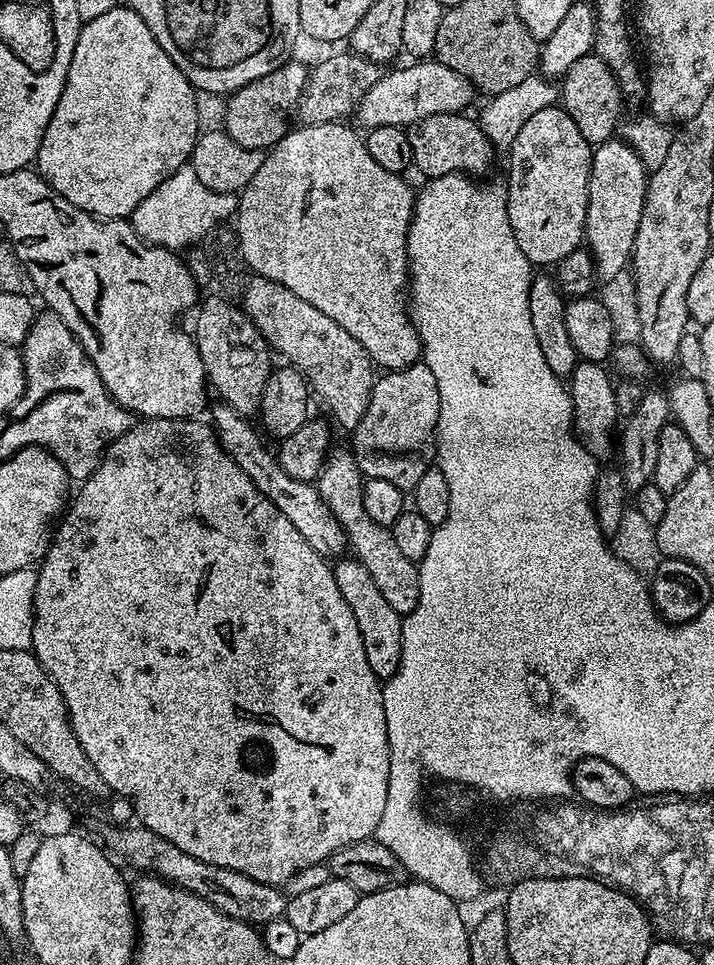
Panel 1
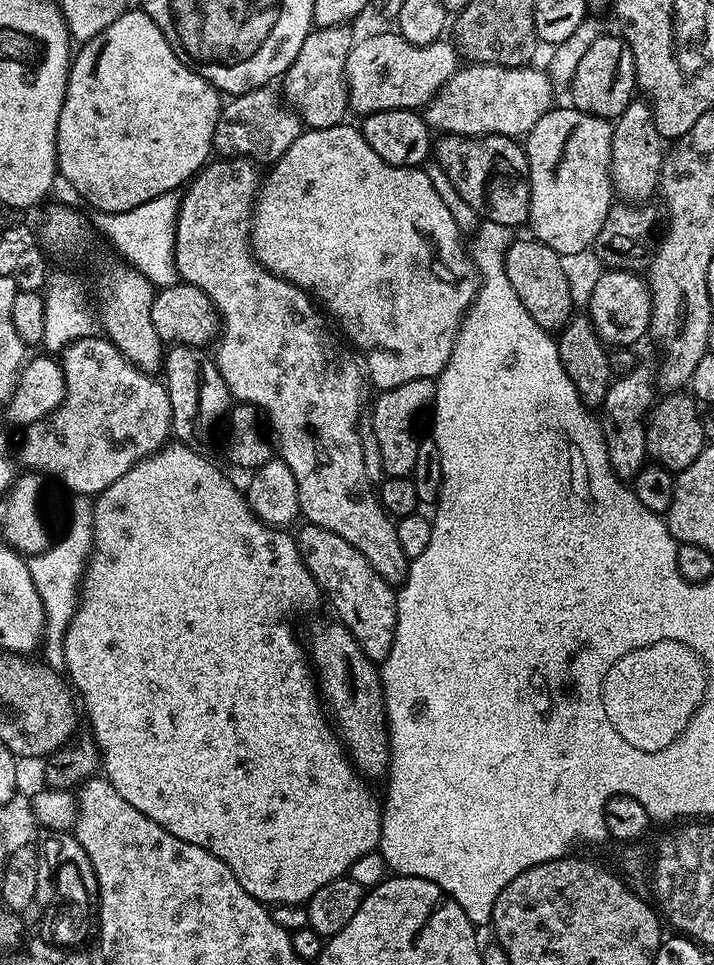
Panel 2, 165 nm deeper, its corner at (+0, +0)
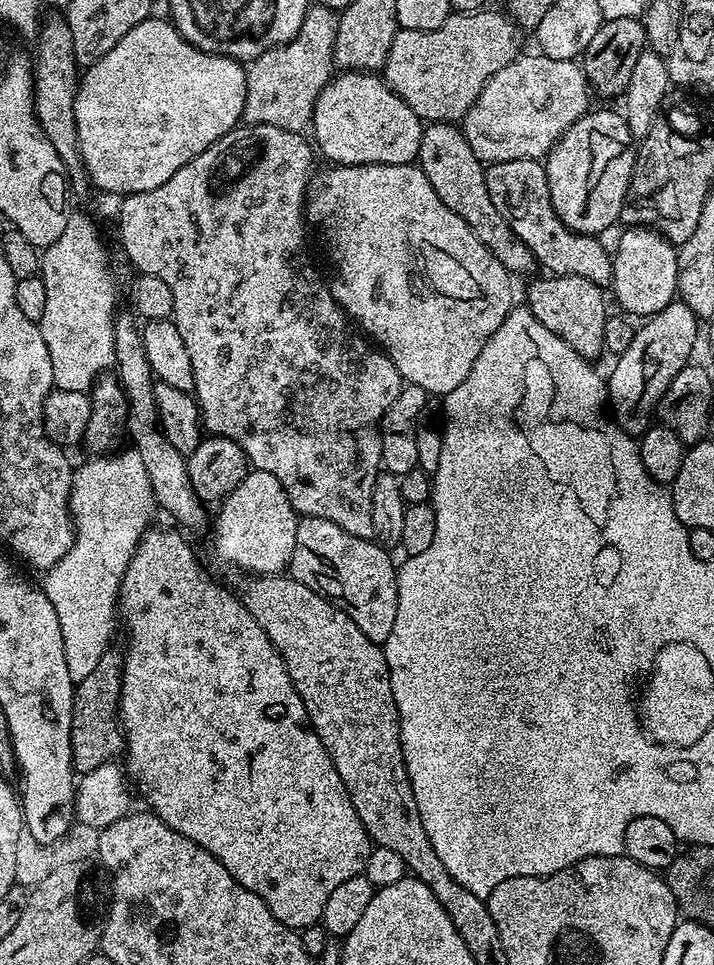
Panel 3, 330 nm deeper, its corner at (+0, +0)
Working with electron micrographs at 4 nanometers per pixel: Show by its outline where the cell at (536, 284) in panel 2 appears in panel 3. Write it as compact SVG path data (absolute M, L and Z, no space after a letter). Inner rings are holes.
M452 122L425 123L418 167L426 174L426 178L430 178L434 194L438 194L438 198L442 198L442 202L446 202L446 206L450 206L450 210L454 210L454 214L458 214L458 218L462 218L462 222L474 230L474 238L478 238L478 242L482 242L482 246L486 246L486 250L490 250L490 254L494 254L494 258L506 266L509 274L537 271L536 259L526 242L522 242L518 234L510 230L506 218L502 218L494 202L490 202L485 165L476 157L474 150L470 150L463 127Z

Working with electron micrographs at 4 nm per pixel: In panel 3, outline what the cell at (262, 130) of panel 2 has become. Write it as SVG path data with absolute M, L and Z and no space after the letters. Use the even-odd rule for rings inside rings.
M319 2L313 3L309 7L306 18L302 22L302 26L298 30L298 34L294 34L294 38L290 38L290 42L274 46L270 50L266 50L261 54L257 60L251 61L247 65L246 71L248 77L246 78L246 102L244 103L244 115L242 117L245 125L261 124L262 126L282 126L282 130L290 130L291 132L303 133L305 129L312 123L312 111L316 105L318 94L322 94L322 90L328 84L330 77L334 72L334 42L336 41L336 22L338 16L331 8L323 8Z

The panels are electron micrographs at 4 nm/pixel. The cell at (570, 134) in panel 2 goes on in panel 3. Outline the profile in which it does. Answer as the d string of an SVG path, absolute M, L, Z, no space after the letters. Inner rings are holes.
M608 108L590 110L574 126L570 126L560 135L557 144L552 145L543 161L546 182L550 186L550 202L554 202L556 216L571 232L579 232L582 236L597 237L606 226L617 223L621 219L620 211L624 208L624 199L629 199L631 172L634 170L637 145L630 134L628 124L619 111L611 112Z

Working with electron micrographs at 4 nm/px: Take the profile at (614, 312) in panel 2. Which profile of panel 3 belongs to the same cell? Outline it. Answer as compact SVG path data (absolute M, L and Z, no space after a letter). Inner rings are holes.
M625 227L618 250L611 253L612 283L610 292L620 303L619 311L629 317L647 318L658 314L666 305L677 299L678 258L677 245L664 239L655 227Z

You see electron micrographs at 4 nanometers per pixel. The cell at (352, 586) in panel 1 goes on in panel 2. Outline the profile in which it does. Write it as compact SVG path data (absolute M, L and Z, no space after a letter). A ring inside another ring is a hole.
M305 523L303 527L301 532L295 533L296 545L304 555L306 566L316 579L323 599L332 603L335 619L350 630L366 658L382 662L390 654L390 646L394 646L397 589L387 584L382 574L378 574L378 570L374 570L374 566L370 566L370 562L366 562L350 542L346 542L346 538L330 530L322 530L322 526L317 524Z

